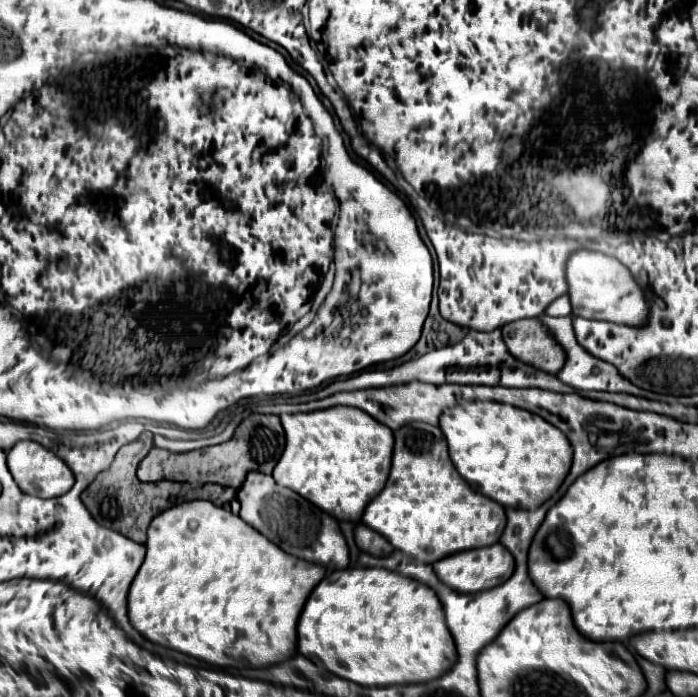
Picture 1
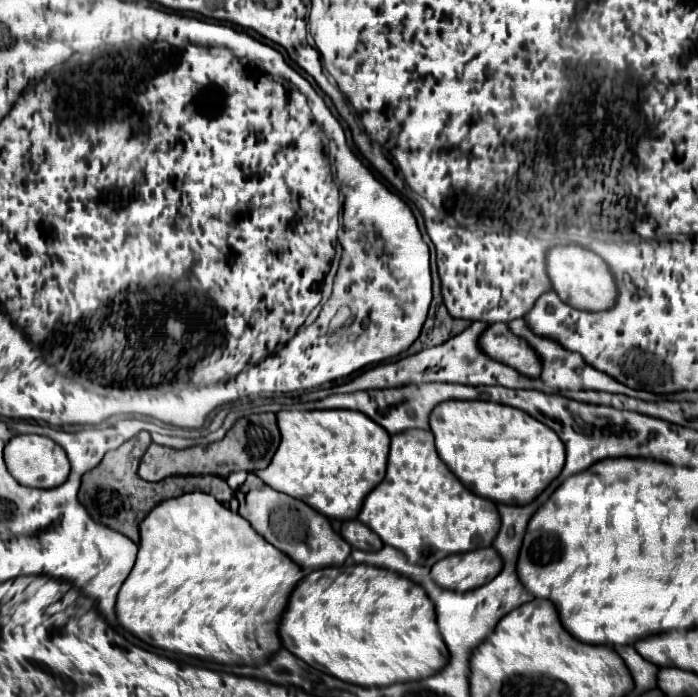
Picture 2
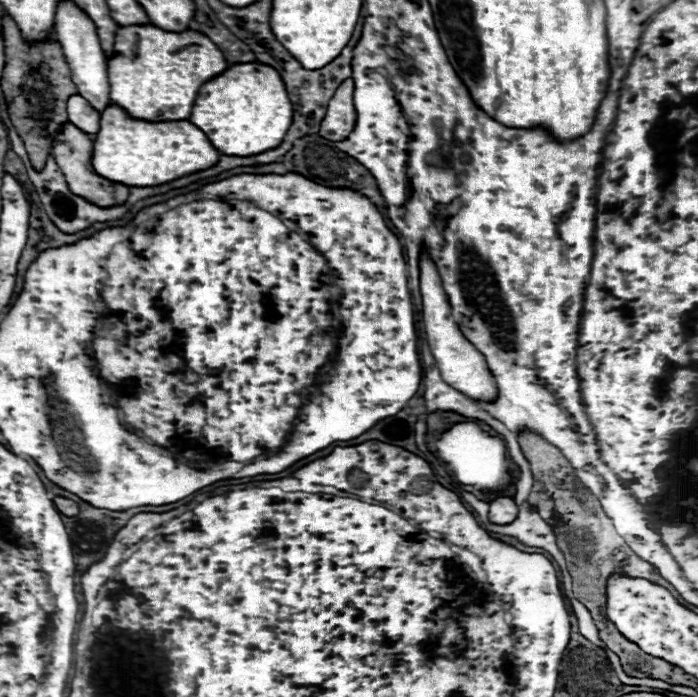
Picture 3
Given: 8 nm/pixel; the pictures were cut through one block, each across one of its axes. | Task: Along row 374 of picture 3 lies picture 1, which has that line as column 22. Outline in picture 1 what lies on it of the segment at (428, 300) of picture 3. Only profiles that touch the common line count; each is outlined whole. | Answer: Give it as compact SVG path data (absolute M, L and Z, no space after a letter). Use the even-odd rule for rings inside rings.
M32 440L18 442L8 452L8 468L10 468L18 488L22 488L24 494L38 496L38 498L58 498L58 496L66 494L74 484L72 470L54 452L48 452L44 446L32 442Z

